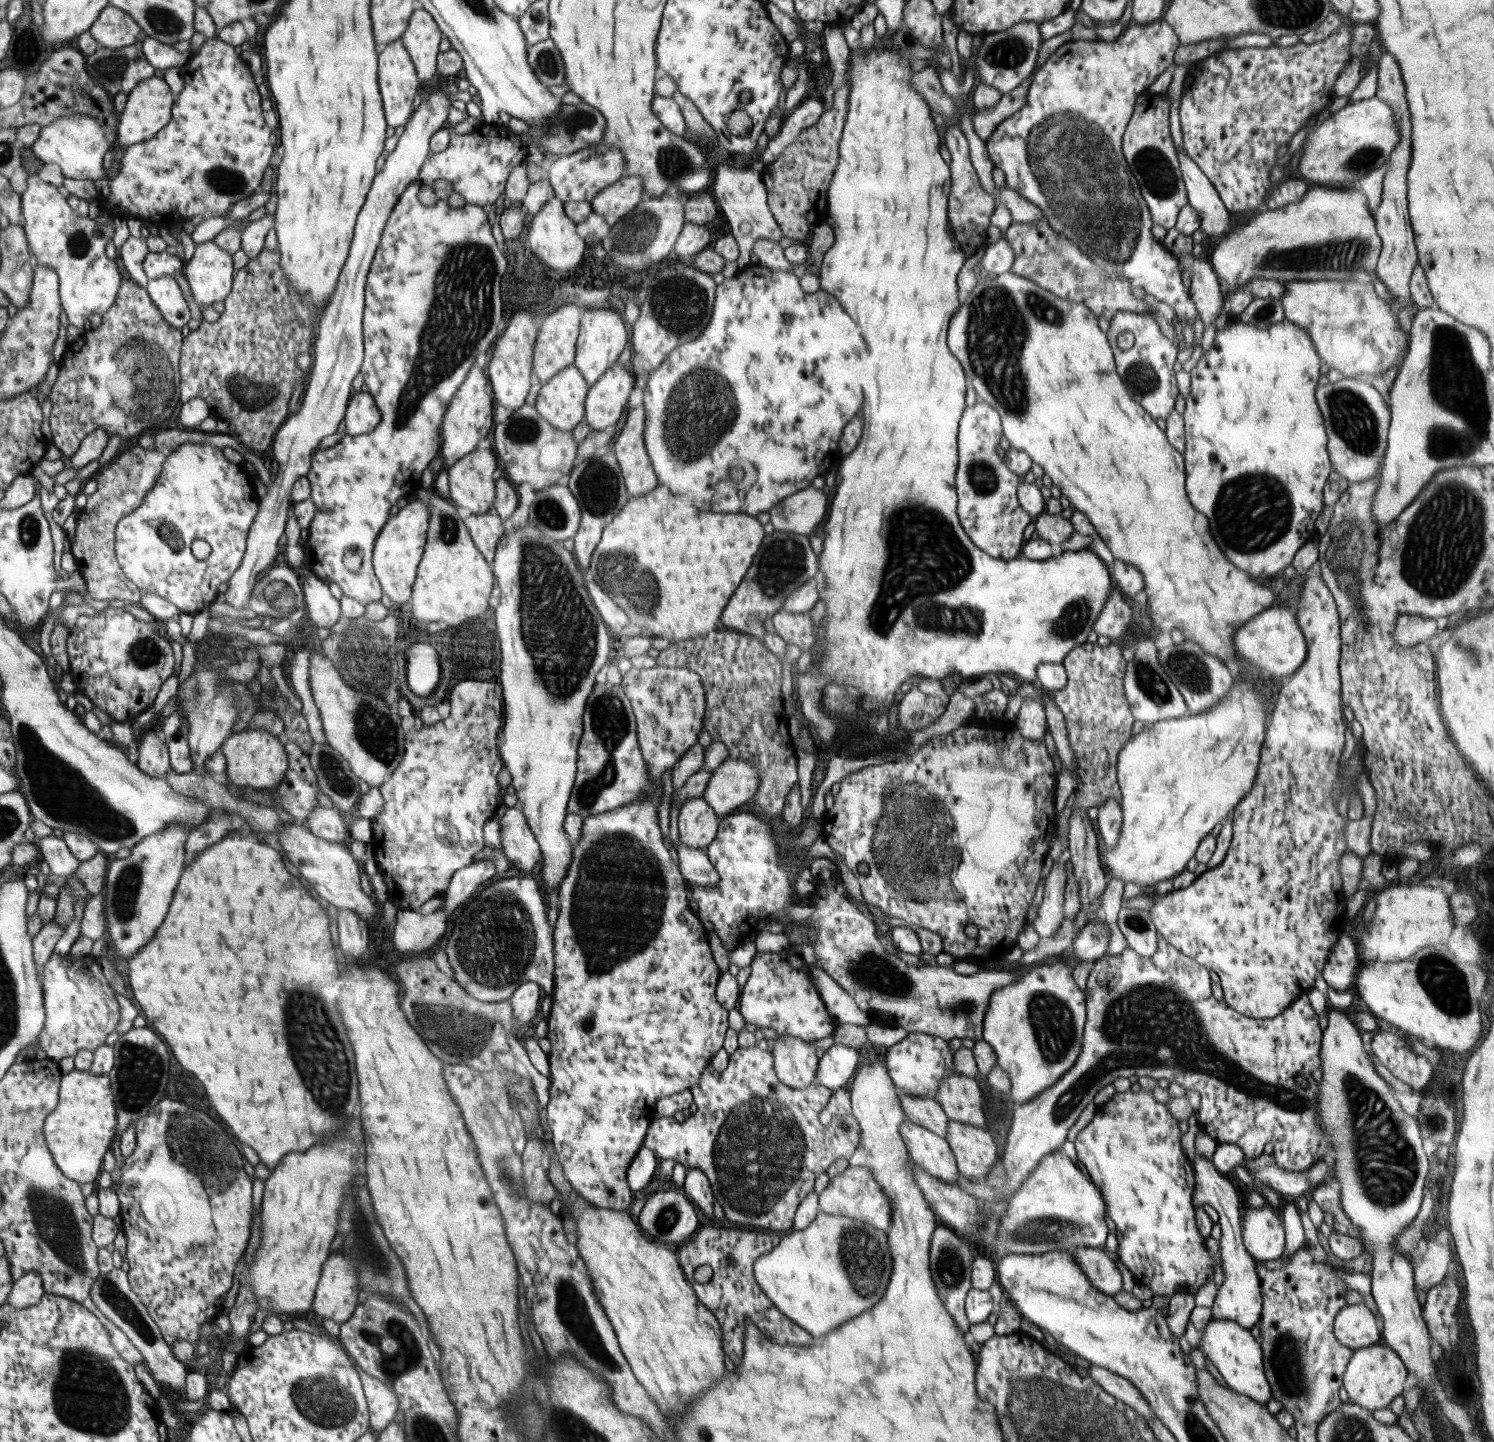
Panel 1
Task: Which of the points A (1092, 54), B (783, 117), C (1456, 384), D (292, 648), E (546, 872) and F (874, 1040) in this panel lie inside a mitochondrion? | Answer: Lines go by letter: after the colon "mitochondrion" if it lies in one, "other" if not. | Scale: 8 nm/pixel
A: other
B: other
C: mitochondrion
D: other
E: other
F: other

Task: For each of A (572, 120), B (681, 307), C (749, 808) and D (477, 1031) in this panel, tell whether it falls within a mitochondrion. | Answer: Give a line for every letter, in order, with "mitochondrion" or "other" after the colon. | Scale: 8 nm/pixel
A: mitochondrion
B: mitochondrion
C: other
D: mitochondrion

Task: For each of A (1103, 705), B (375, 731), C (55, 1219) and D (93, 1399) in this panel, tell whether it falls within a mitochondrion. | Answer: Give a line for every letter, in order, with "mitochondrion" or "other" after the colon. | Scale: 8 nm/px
A: other
B: mitochondrion
C: mitochondrion
D: mitochondrion

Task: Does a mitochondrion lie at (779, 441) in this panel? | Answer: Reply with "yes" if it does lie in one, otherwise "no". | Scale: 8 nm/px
no

